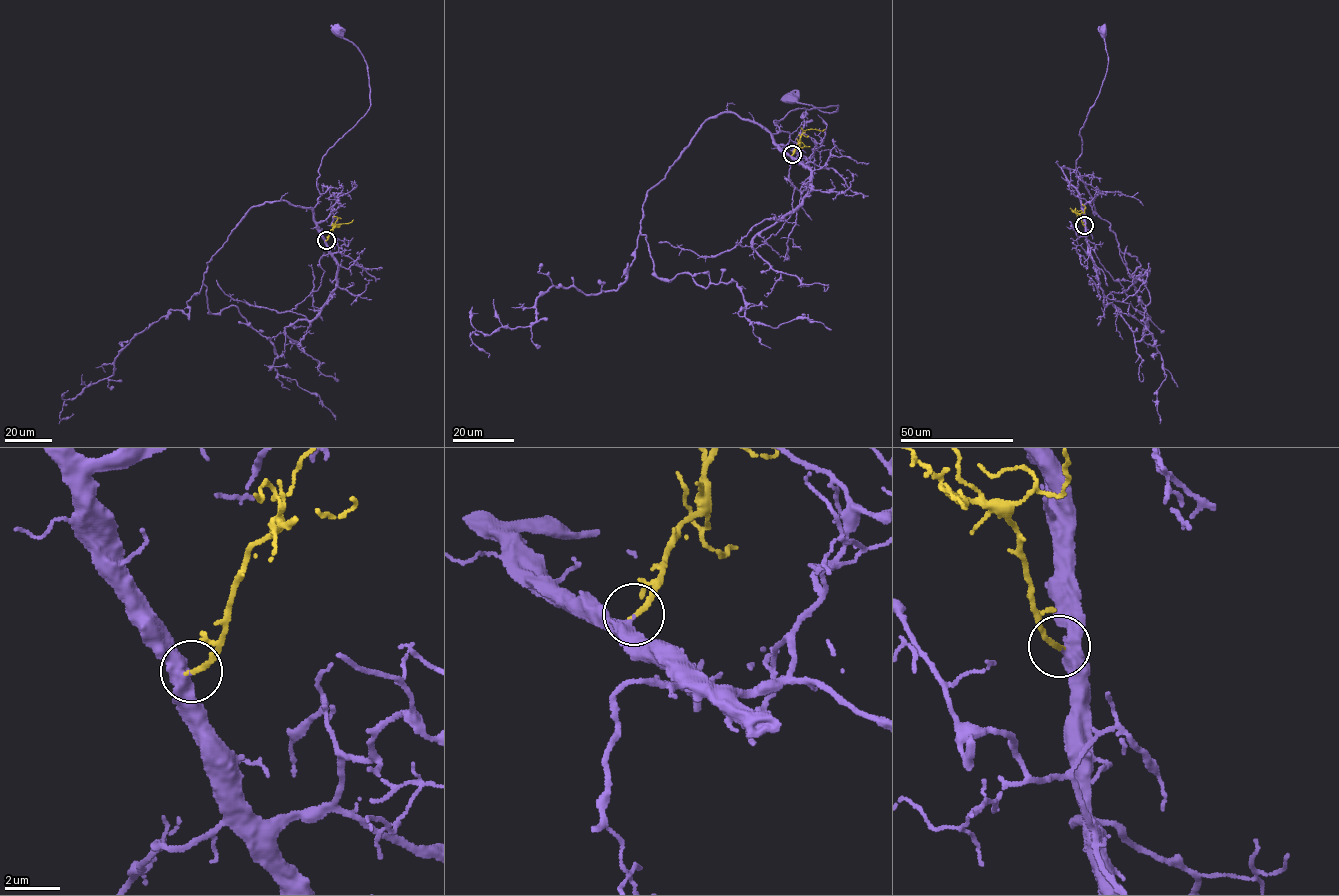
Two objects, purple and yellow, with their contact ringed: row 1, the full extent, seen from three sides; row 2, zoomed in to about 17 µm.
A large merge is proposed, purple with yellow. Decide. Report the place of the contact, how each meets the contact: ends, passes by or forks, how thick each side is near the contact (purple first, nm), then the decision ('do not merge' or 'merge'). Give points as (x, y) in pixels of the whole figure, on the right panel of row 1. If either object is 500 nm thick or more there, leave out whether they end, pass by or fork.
(1084, 225) | purple passes by | yellow ends | 320/190 nm | merge

